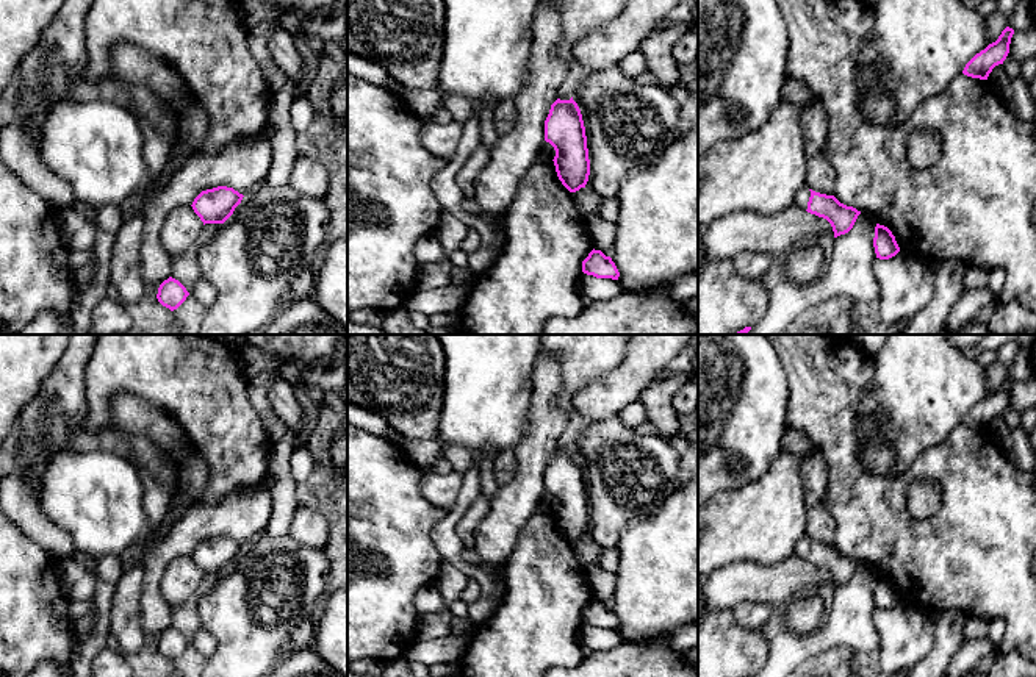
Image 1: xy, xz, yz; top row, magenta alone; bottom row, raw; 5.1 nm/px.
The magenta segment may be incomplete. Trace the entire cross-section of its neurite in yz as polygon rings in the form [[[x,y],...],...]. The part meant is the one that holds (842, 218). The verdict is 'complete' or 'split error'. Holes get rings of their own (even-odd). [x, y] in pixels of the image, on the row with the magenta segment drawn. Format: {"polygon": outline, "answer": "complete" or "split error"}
{"polygon": [[[806,184],[795,194],[793,203],[811,214],[826,219],[834,231],[834,238],[848,233],[861,211],[840,203],[834,195],[826,195],[809,189]]], "answer": "split error"}

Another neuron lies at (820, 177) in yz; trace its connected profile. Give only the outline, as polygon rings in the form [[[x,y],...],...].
[[[823,152],[809,158],[806,186],[815,192],[834,195],[836,169]]]

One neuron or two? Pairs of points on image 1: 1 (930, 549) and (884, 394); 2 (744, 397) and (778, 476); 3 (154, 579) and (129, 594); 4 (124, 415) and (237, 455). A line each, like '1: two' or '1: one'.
1: two
2: two
3: two
4: two

